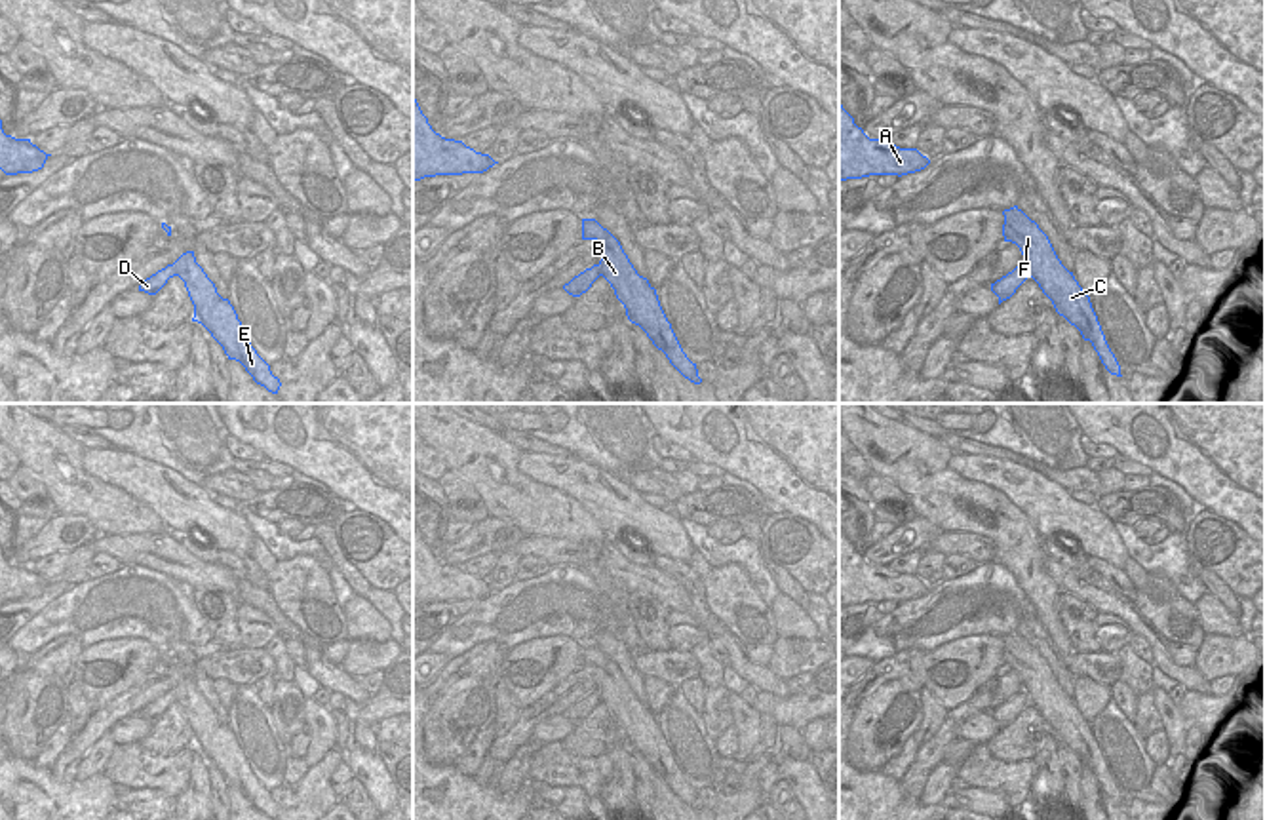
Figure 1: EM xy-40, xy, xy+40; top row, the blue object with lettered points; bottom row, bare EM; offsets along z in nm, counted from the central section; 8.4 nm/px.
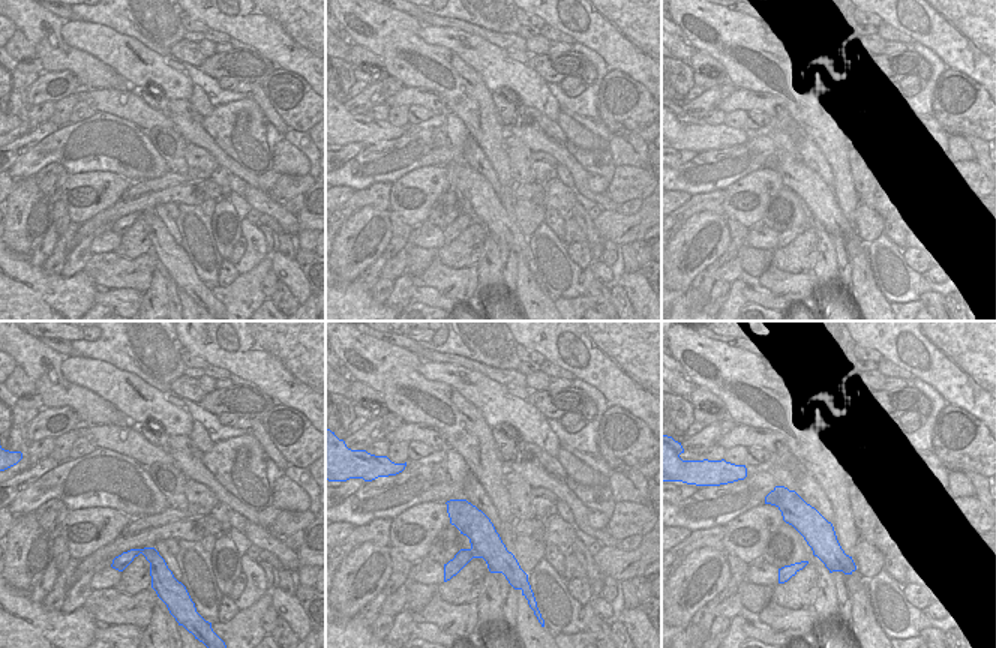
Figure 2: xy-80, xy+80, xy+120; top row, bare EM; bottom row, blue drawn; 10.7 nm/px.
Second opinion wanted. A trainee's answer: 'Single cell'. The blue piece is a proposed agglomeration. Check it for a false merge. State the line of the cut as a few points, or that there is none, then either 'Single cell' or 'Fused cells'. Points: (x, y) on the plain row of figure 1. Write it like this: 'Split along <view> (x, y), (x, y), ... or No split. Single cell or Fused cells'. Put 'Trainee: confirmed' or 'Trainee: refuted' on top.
Trainee: refuted
Split along xy-40 (174, 689), (177, 701). Fused cells

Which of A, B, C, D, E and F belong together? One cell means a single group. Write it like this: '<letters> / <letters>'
A B C E F / D

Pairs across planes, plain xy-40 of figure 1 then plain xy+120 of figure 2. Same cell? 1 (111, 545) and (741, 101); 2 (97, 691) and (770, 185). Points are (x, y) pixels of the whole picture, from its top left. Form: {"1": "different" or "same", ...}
{"1": "same", "2": "same"}

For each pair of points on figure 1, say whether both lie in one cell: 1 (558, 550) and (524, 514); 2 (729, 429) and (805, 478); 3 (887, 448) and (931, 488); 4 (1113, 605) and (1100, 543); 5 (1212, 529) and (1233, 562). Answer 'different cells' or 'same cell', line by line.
1: different cells
2: same cell
3: same cell
4: different cells
5: same cell

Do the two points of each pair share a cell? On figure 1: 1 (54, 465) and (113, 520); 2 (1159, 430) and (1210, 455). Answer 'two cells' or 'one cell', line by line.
1: one cell
2: one cell

